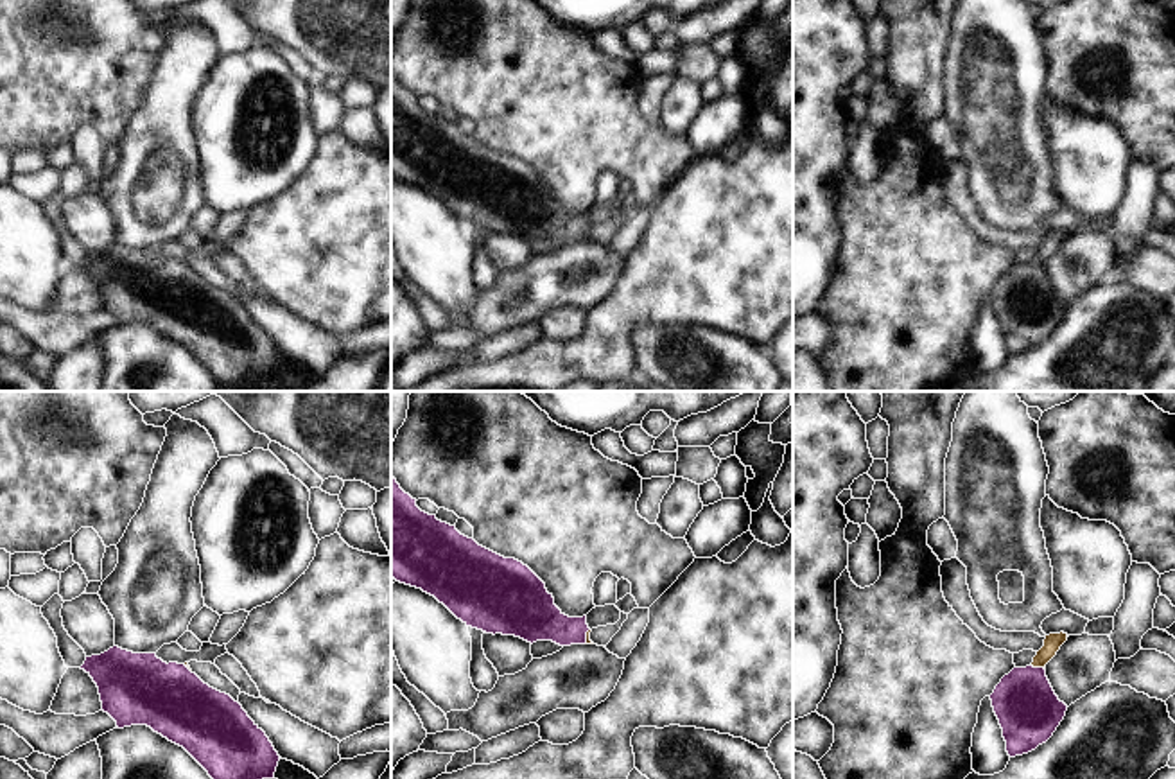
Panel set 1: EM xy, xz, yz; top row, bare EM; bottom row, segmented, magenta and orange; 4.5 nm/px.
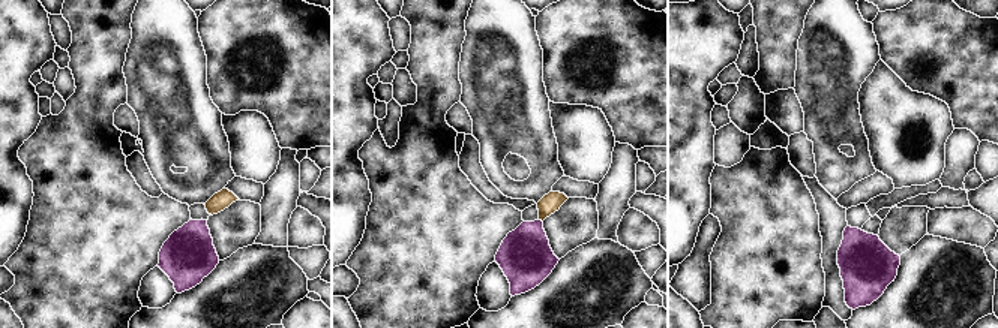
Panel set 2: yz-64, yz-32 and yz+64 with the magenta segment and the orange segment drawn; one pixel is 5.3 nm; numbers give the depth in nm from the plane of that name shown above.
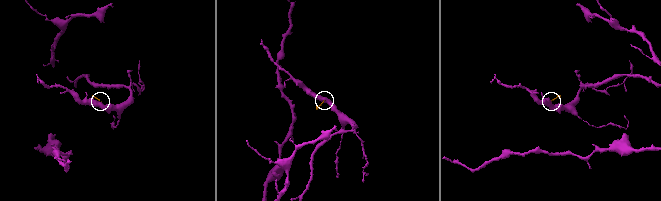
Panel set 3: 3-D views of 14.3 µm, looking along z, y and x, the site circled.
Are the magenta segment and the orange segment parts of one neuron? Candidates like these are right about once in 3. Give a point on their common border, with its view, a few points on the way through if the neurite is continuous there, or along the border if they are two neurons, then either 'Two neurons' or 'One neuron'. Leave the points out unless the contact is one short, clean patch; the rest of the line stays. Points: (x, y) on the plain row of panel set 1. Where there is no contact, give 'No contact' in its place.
Touches magenta at yz (1037, 266). Boundary: yz (1032, 262), (1043, 266). Two neurons.

